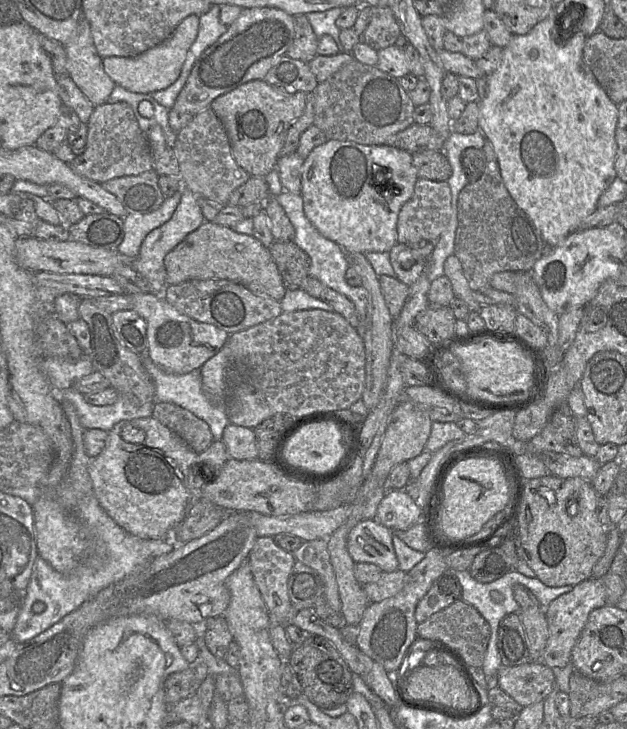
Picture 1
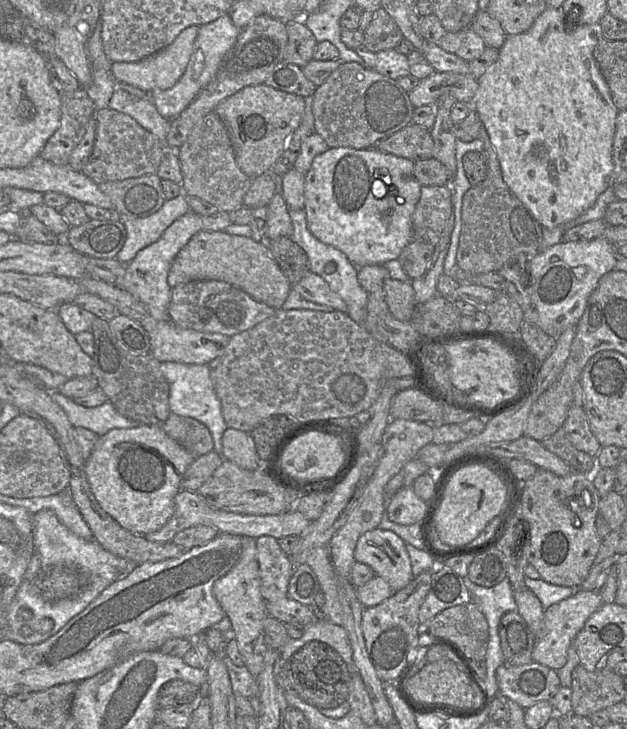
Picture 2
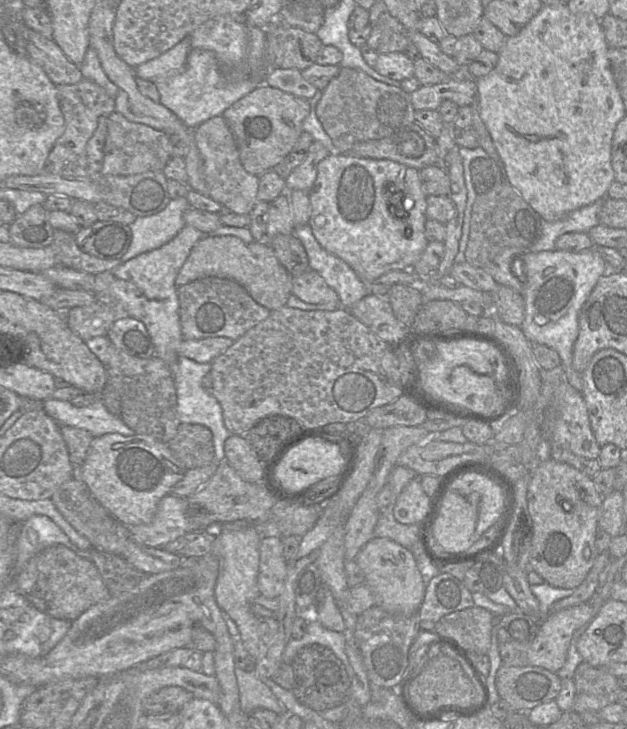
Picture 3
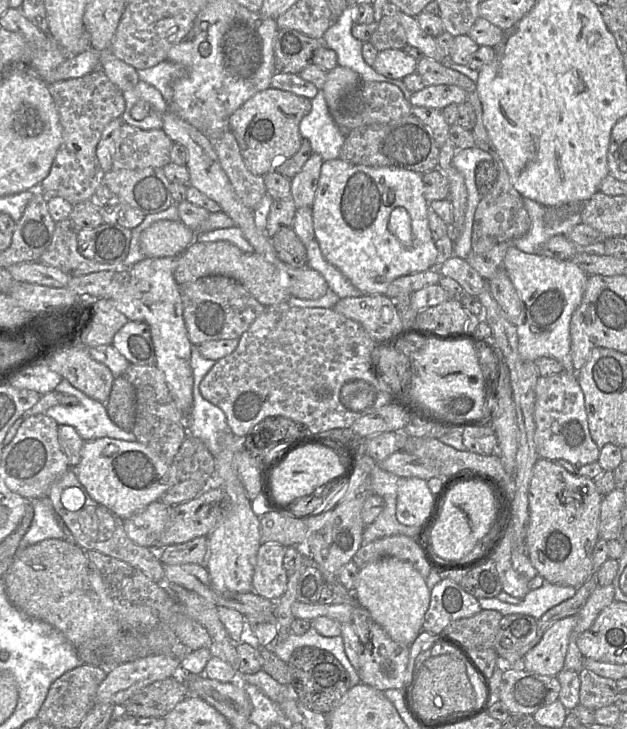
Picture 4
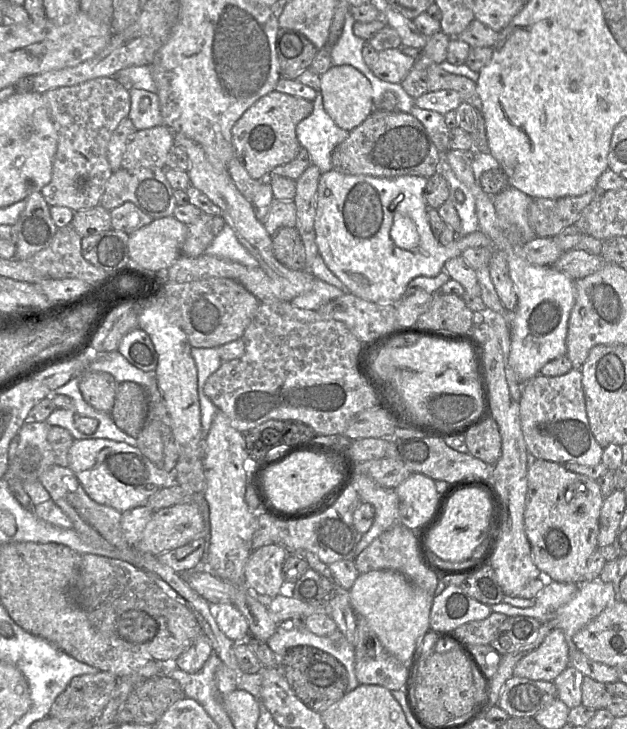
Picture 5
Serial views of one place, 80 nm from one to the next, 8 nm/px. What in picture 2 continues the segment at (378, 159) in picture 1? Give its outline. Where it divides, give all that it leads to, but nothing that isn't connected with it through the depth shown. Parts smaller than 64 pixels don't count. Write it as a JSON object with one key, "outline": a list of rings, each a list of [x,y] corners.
{"outline":[[[329,148],[317,155],[305,176],[305,211],[309,230],[321,242],[342,251],[358,268],[398,260],[402,250],[413,241],[412,216],[421,195],[422,185],[415,177],[414,166],[413,160],[377,148]]]}

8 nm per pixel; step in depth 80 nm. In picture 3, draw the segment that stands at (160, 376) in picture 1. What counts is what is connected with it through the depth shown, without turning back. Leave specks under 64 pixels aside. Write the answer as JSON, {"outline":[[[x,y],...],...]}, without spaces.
{"outline":[[[179,356],[169,369],[177,394],[177,418],[181,423],[201,424],[209,428],[213,435],[215,460],[217,462],[224,462],[224,443],[232,433],[224,424],[223,410],[220,403],[203,385],[203,378],[211,371],[211,364],[211,362],[198,363],[187,357]]]}

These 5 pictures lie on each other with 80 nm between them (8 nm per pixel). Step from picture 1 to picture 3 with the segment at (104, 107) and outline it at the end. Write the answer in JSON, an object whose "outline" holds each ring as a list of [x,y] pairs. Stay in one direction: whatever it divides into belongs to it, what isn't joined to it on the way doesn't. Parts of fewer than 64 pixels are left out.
{"outline":[[[117,111],[107,116],[107,138],[100,175],[135,175],[162,171],[171,158],[169,135],[144,124],[131,122]]]}

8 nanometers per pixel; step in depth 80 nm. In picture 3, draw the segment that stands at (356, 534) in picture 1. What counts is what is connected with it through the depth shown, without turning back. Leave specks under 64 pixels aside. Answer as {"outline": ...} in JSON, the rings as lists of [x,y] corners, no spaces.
{"outline":[[[374,537],[359,551],[355,560],[365,575],[365,584],[371,590],[376,606],[392,614],[417,613],[425,597],[426,583],[412,551],[389,538]]]}

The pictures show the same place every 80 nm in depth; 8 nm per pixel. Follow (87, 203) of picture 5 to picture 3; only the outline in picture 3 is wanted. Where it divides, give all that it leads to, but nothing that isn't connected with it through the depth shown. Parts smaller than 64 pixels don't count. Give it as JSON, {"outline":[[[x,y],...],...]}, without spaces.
{"outline":[[[86,79],[75,84],[56,87],[65,130],[50,151],[45,170],[65,179],[96,179],[97,176],[90,174],[88,168],[86,145],[98,126],[99,118],[115,111],[115,98],[110,97],[98,84]]]}

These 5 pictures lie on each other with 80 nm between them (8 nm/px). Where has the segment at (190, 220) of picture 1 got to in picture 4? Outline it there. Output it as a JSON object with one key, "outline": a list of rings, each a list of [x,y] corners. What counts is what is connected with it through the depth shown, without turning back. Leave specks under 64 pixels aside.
{"outline":[[[177,257],[145,258],[130,267],[121,265],[119,269],[95,272],[84,276],[71,277],[66,288],[81,297],[81,300],[106,299],[129,321],[143,322],[150,330],[155,353],[155,365],[163,373],[177,407],[187,416],[193,404],[193,372],[190,364],[193,344],[190,342],[183,318],[183,303],[179,284],[174,277]]]}

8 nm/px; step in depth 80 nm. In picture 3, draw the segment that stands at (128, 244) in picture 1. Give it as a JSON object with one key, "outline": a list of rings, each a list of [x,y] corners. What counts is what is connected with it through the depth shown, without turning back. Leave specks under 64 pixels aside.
{"outline":[[[186,197],[171,199],[166,208],[159,213],[146,217],[137,217],[129,225],[131,242],[121,263],[142,253],[160,248],[172,240],[186,224],[184,212],[190,207]]]}

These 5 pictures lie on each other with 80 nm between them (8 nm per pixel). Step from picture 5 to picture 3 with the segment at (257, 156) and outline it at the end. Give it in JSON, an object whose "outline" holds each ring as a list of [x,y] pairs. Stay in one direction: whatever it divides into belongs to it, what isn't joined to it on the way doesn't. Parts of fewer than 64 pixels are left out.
{"outline":[[[262,84],[228,107],[223,117],[235,136],[244,169],[261,176],[293,150],[309,113],[309,100]]]}

